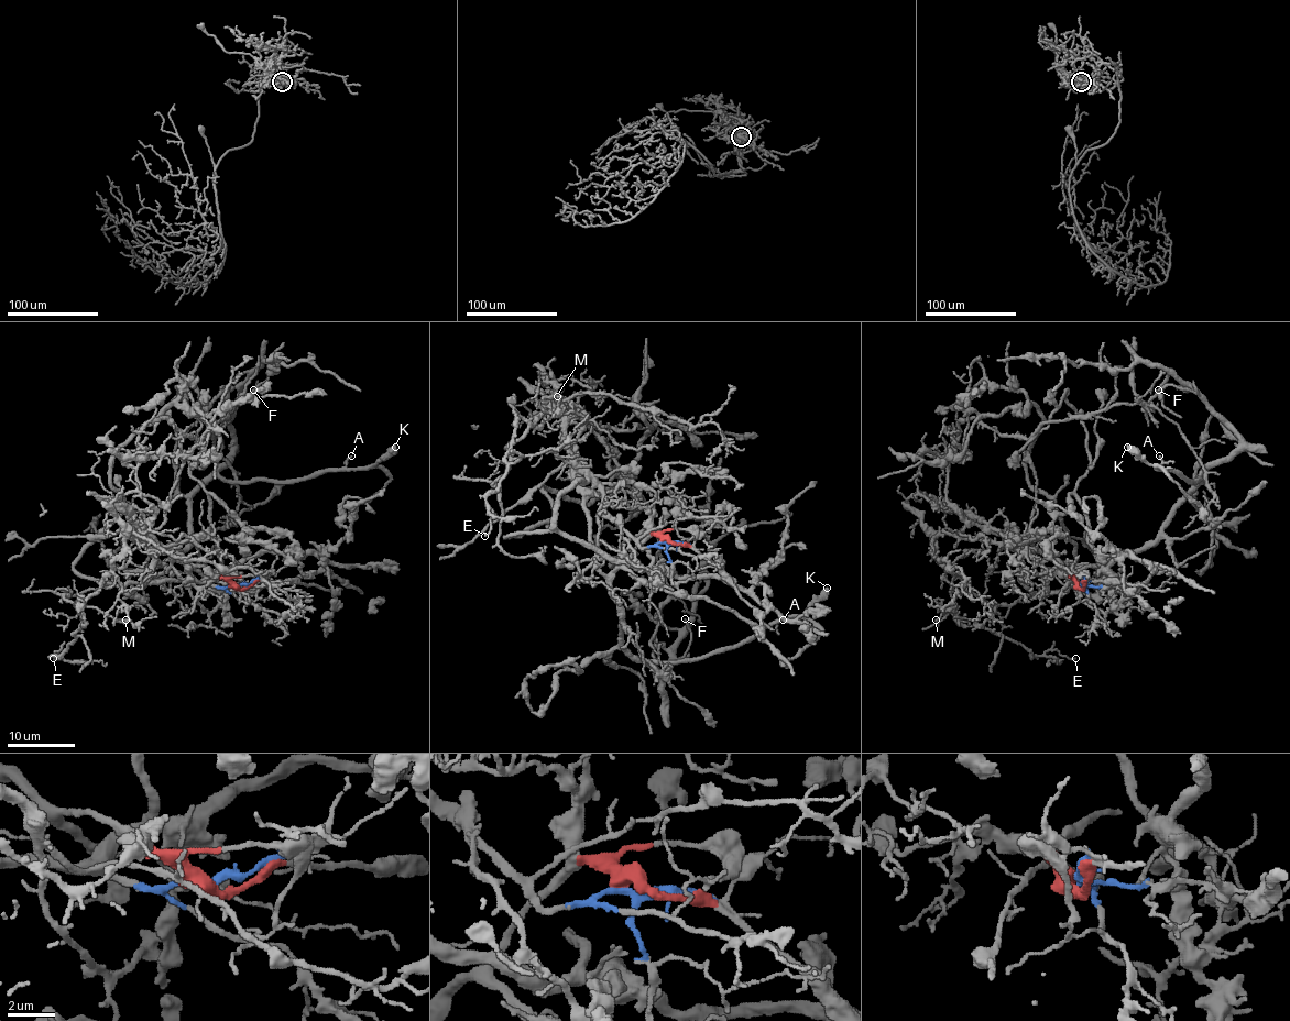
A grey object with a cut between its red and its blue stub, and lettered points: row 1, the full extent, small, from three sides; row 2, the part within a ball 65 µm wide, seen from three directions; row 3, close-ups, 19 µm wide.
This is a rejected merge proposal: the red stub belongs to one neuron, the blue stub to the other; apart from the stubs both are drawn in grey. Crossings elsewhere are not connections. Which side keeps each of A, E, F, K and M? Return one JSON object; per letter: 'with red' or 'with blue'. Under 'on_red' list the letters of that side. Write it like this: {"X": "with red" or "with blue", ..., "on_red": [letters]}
{"A": "with red", "E": "with blue", "F": "with red", "K": "with red", "M": "with blue", "on_red": ["A", "F", "K"]}

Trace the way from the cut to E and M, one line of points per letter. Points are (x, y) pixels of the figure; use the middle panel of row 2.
E: (669, 541), (643, 548), (605, 511), (603, 491), (571, 453), (556, 397), (509, 448), (487, 495), (485, 536)
M: (669, 541), (643, 548), (605, 511), (603, 491), (571, 453), (559, 401), (544, 405), (553, 414), (556, 395)

